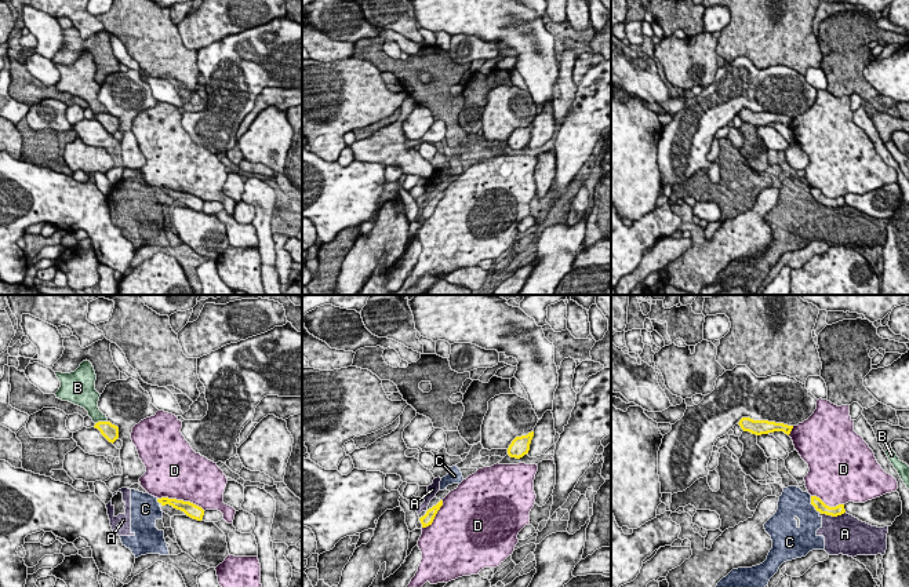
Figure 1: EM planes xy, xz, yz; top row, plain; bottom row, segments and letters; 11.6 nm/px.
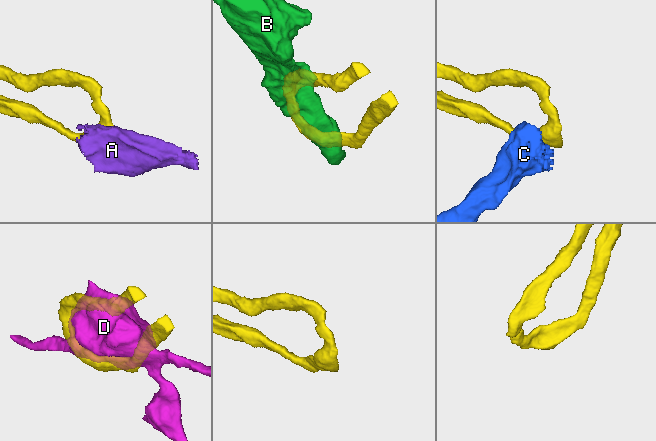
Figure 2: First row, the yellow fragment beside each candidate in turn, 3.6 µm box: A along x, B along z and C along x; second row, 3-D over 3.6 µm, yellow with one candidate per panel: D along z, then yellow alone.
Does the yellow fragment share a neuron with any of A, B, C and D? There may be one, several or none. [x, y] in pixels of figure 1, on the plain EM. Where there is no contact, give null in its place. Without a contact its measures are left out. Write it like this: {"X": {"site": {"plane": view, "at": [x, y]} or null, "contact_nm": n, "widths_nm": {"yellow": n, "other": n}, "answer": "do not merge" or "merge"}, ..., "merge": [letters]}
{"A": {"site": {"plane": "yz", "at": [832, 207]}, "contact_nm": 320, "widths_nm": {"yellow": 130, "other": 440}, "answer": "do not merge"}, "B": {"site": {"plane": "xy", "at": [101, 113]}, "contact_nm": 150, "widths_nm": {"yellow": 190, "other": 180}, "answer": "do not merge"}, "C": {"site": {"plane": "yz", "at": [811, 194]}, "contact_nm": 200, "widths_nm": {"yellow": 130, "other": 340}, "answer": "do not merge"}, "D": {"site": {"plane": "xy", "at": [181, 192]}, "contact_nm": 600, "widths_nm": {"yellow": 160, "other": 480}, "answer": "do not merge"}, "merge": []}

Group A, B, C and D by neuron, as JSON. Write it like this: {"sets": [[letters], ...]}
{"sets": [["A", "C"], ["B"], ["D"]]}

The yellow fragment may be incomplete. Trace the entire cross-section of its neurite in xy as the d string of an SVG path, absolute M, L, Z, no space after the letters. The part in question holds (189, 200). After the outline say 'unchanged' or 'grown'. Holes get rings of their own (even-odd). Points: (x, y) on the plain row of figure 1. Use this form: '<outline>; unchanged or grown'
M161 189L157 190L157 193L161 197L170 196L177 201L183 203L188 208L201 212L204 207L204 201L190 193L183 193L183 192L177 192L177 190L168 190L168 189Z; unchanged

